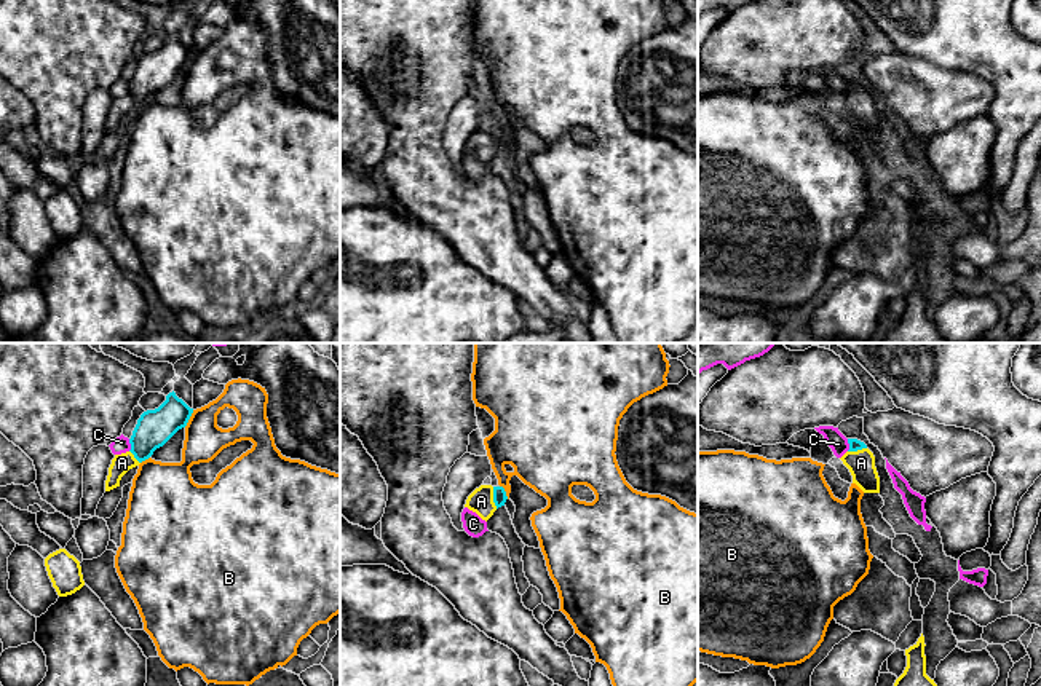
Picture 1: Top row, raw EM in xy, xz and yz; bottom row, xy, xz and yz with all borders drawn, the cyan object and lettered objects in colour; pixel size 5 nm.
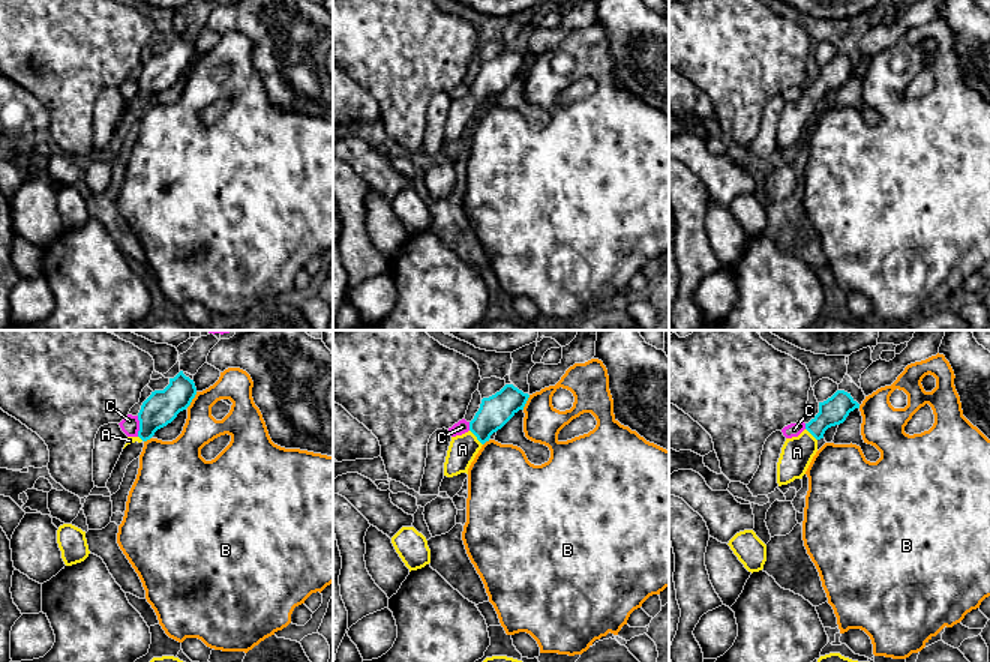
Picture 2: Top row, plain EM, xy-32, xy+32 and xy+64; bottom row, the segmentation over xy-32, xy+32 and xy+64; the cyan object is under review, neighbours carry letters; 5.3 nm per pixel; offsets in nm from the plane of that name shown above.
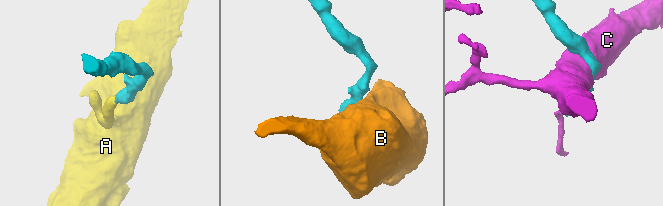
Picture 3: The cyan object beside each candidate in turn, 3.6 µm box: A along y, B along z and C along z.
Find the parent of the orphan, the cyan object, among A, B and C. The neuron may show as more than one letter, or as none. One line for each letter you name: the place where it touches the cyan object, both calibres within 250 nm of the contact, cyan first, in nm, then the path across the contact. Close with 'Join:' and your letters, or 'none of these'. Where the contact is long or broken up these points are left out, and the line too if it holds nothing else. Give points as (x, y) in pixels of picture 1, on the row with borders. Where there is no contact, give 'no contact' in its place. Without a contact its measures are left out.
A: meets cyan in xz at (494, 498); 70 nm thick on the cyan side, 130 nm on the other; runs through xz (500, 496), (494, 498), (481, 501)
Join: A

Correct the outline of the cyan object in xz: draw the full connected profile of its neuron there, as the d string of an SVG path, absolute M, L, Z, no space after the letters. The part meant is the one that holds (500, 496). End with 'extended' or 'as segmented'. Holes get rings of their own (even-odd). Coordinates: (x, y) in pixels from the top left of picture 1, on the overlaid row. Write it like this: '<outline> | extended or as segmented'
M481 485L468 496L465 507L487 522L498 507L505 506L506 499L503 487Z | extended

